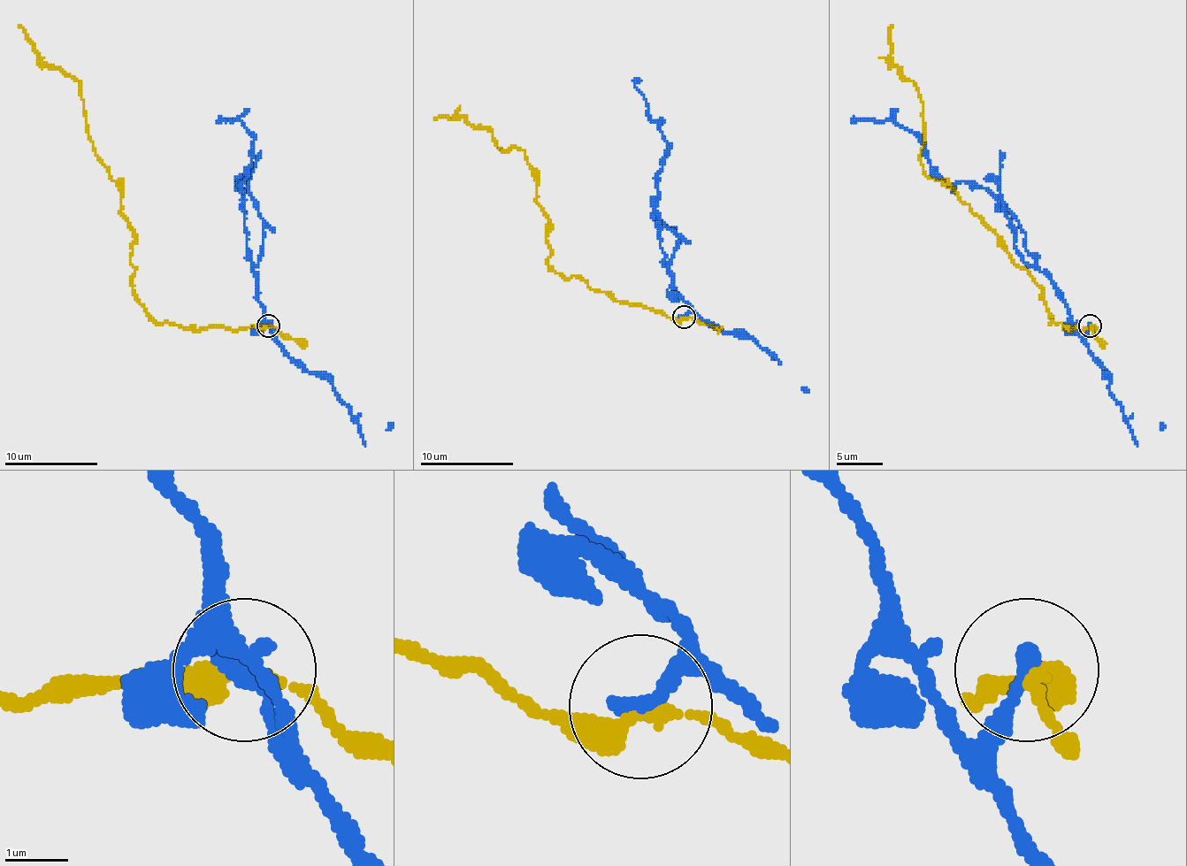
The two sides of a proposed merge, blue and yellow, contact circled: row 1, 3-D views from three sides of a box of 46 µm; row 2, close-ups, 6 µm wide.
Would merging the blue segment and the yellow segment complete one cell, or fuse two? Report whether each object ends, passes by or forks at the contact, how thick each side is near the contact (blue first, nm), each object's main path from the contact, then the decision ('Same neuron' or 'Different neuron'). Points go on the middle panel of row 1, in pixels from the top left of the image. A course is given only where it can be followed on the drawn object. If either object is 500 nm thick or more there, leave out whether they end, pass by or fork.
At the ring blue ends. At the ring yellow passes by. Thickness 320 nm (blue) against 320 nm. Course of blue: (683, 318), (690, 306), (674, 289), (655, 210), (657, 175), (669, 143), (634, 85), (639, 78). Course of yellow: (683, 318), (613, 301), (548, 266), (550, 219), (524, 152), (499, 150), (490, 132), (460, 118), (434, 119). Different neuron

